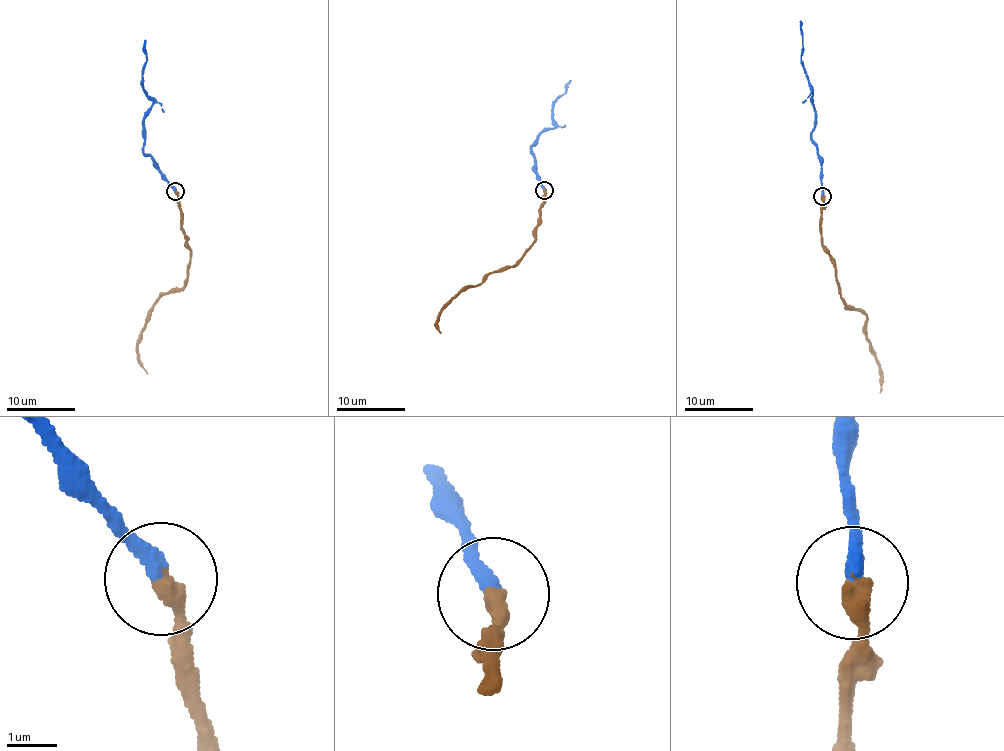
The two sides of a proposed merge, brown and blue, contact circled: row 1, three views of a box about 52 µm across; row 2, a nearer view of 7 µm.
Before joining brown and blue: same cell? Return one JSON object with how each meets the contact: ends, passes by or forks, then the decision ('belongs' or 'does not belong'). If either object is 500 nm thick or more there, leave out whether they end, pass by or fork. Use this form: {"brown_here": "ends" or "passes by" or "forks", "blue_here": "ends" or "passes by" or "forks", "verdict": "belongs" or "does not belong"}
{"brown_here": "ends", "blue_here": "ends", "verdict": "belongs"}

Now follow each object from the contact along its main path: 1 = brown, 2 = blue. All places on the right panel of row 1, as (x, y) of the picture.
1: (823, 195), (821, 240), (836, 269), (843, 304), (866, 315), (867, 342), (869, 351), (876, 355), (880, 392)
2: (823, 195), (818, 150), (812, 138), (815, 120), (813, 89), (801, 59), (801, 20)

